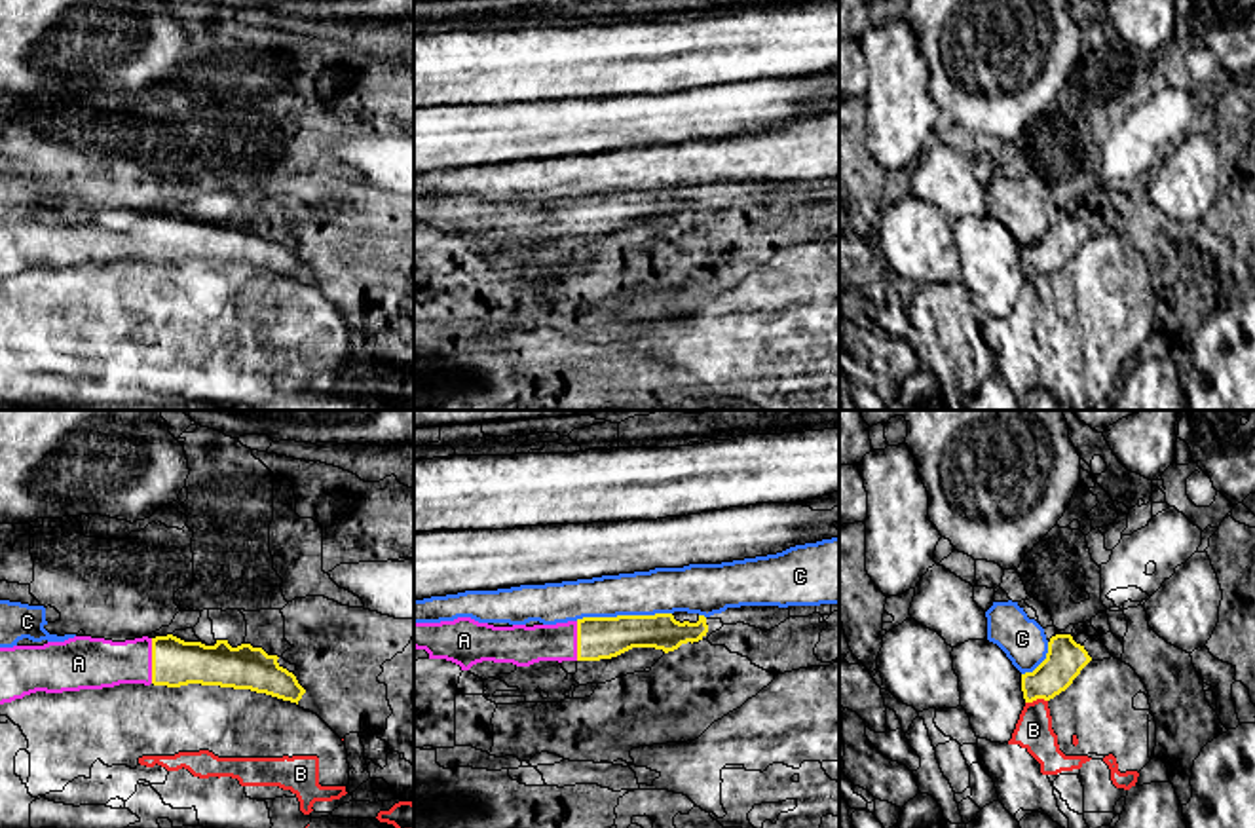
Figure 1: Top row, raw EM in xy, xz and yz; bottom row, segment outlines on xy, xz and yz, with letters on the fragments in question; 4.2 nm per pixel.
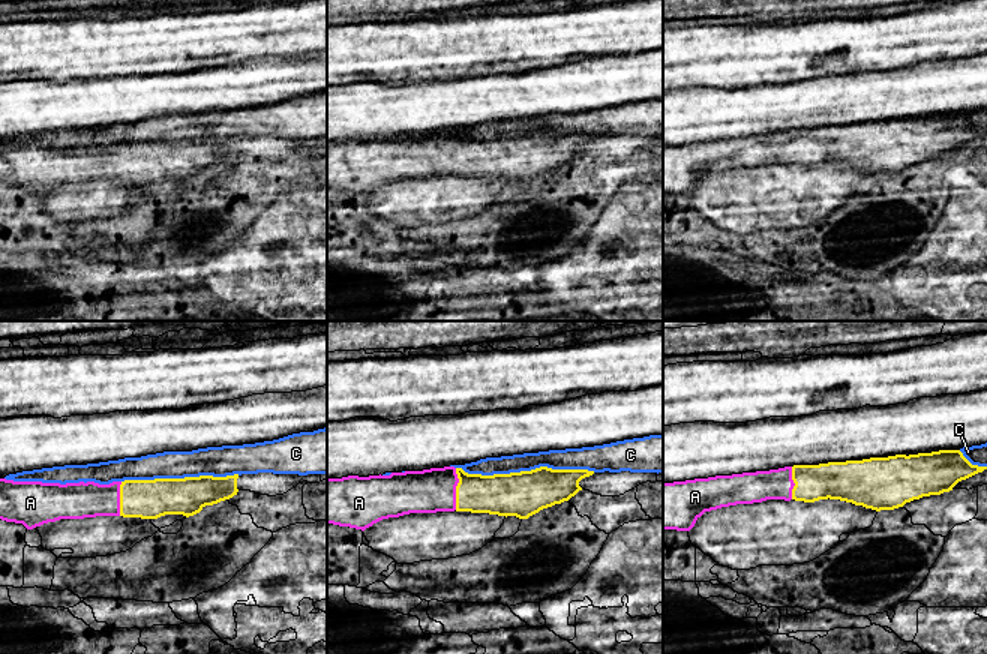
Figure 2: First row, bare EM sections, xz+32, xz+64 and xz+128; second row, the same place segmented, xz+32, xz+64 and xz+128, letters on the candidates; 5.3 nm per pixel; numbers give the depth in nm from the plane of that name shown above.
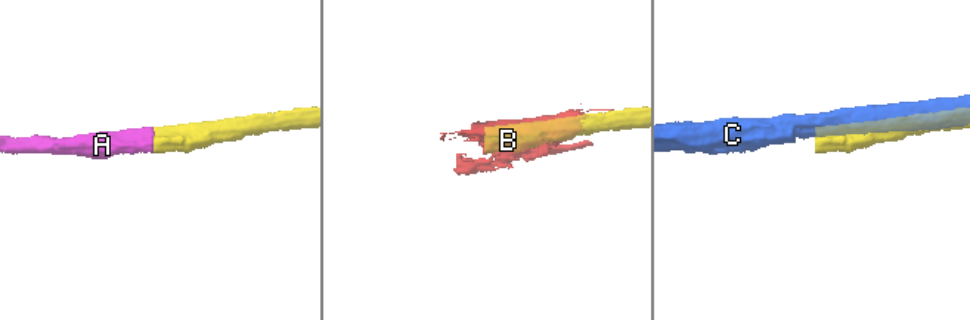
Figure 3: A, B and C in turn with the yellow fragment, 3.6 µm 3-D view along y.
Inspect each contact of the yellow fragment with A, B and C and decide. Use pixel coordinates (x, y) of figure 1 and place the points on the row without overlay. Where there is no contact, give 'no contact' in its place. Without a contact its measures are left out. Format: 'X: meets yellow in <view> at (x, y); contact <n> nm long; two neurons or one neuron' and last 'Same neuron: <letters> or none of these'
A: meets yellow in xy at (152, 236); contact 190 nm long; one neuron
B: meets yellow in yz at (1035, 274); contact 100 nm long; two neurons
C: meets yellow in xz at (623, 190); contact 400 nm long; two neurons
Same neuron: A

